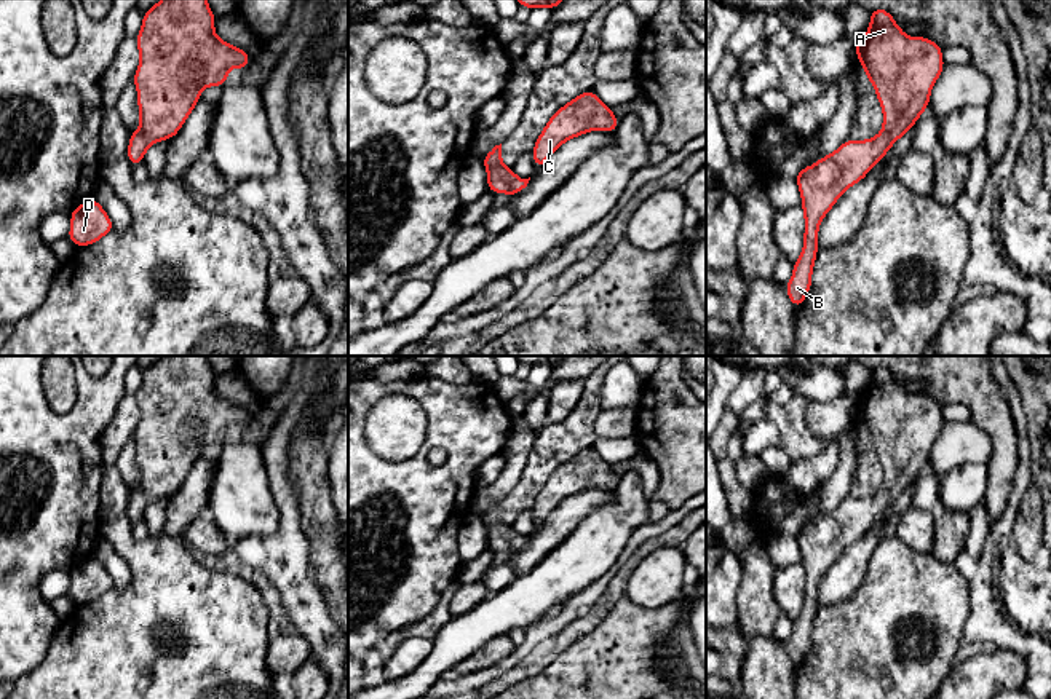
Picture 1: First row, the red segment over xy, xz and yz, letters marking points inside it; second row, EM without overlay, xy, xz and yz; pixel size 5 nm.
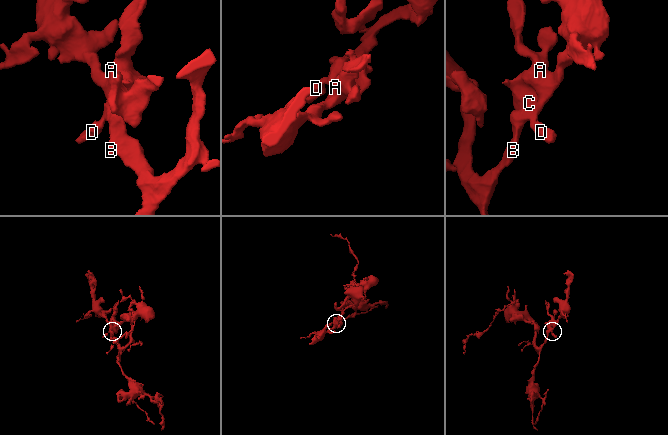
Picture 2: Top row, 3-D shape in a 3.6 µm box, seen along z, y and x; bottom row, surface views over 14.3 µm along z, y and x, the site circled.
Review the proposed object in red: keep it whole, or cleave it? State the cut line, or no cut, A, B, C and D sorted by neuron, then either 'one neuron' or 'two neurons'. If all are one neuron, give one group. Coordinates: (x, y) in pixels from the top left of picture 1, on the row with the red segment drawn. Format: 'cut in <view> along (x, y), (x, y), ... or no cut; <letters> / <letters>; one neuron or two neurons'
no cut; A B C D; one neuron

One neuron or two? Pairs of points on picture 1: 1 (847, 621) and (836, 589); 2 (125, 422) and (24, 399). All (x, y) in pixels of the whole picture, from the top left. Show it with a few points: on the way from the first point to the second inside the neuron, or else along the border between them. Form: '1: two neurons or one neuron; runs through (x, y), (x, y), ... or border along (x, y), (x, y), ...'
1: two neurons; border along (864, 573), (850, 596), (818, 610)
2: two neurons; border along (126, 393), (99, 439), (99, 452), (103, 455)

